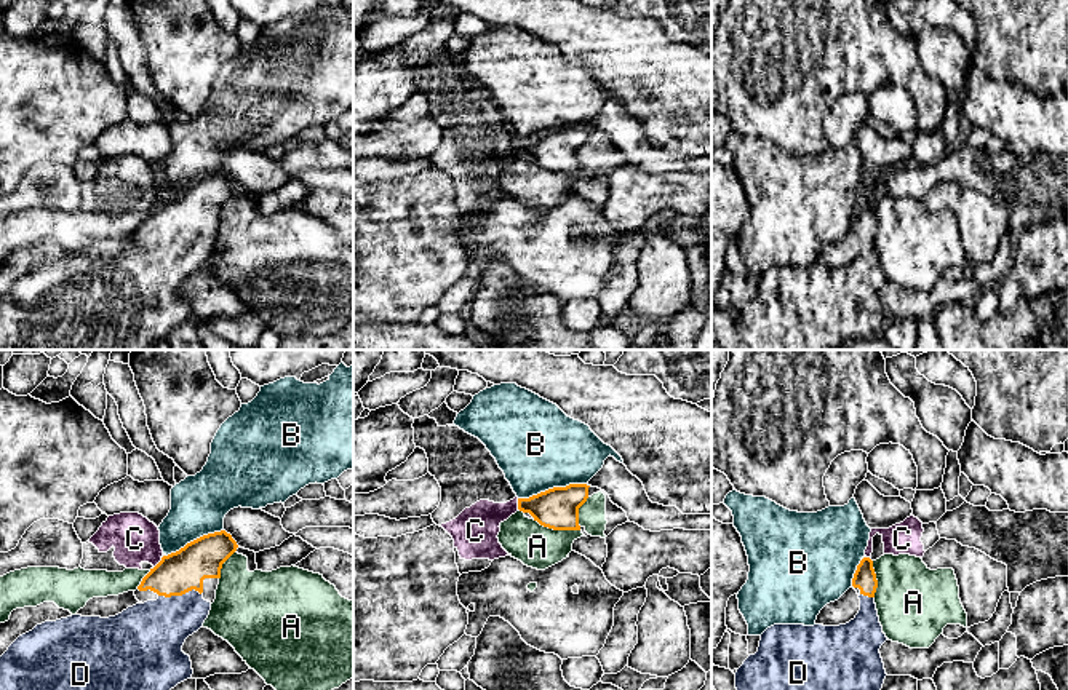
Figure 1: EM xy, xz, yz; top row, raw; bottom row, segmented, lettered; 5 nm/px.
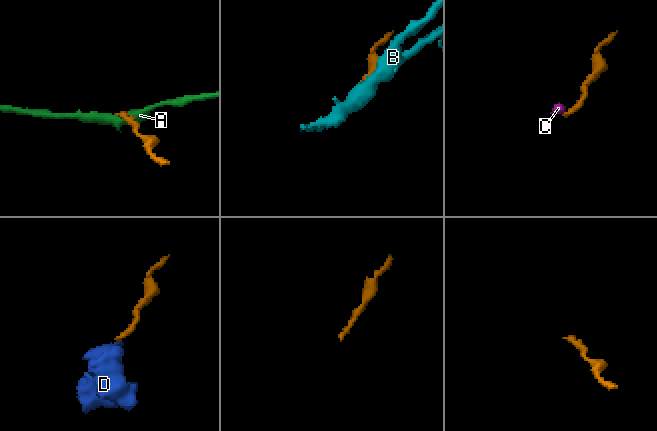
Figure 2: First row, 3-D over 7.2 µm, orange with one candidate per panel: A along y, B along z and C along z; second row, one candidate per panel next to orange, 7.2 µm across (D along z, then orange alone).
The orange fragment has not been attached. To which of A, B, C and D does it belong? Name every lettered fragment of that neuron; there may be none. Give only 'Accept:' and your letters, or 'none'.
Accept: D

